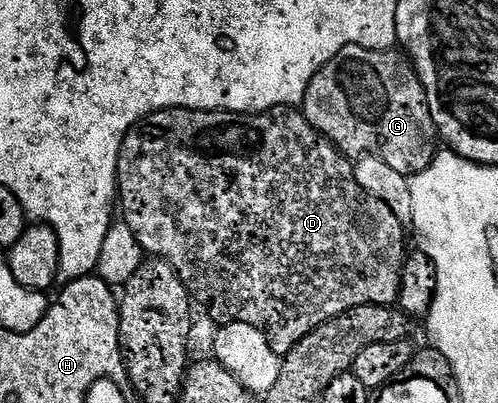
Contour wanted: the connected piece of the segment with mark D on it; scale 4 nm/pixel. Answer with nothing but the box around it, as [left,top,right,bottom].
[118,106,406,356]

